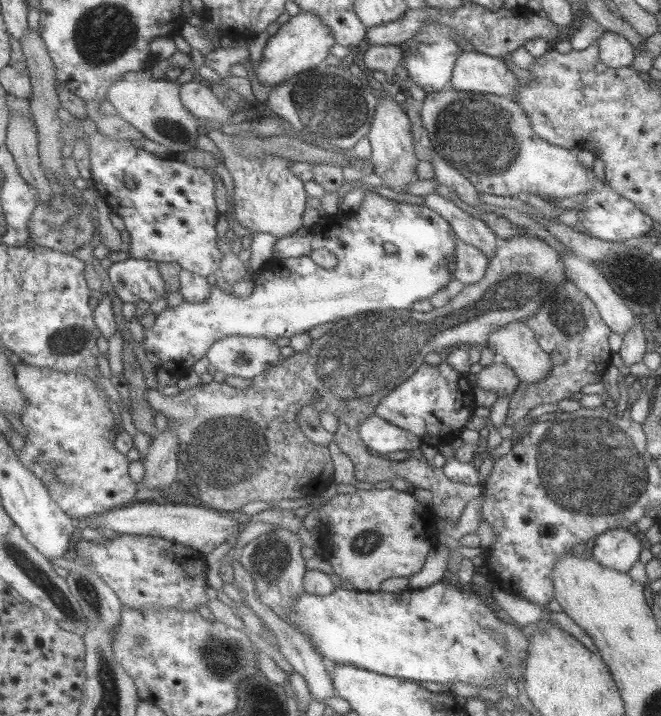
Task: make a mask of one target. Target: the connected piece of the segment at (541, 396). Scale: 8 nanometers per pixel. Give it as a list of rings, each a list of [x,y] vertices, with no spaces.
[[[569,279],[546,294],[543,305],[525,320],[525,324],[534,332],[537,344],[549,355],[553,365],[543,380],[533,384],[518,383],[510,396],[503,424],[511,427],[526,416],[531,408],[539,404],[558,403],[579,391],[585,384],[599,382],[613,353],[607,344],[607,338],[611,334],[609,327],[600,318],[593,302]]]

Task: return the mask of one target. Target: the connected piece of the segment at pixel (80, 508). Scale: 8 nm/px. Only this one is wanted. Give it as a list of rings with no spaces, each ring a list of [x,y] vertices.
[[[23,362],[17,363],[15,368],[19,388],[23,391],[23,394],[28,400],[28,406],[24,408],[24,413],[21,418],[27,432],[27,440],[24,442],[23,449],[17,452],[17,455],[19,455],[20,459],[27,465],[27,468],[30,468],[39,478],[41,478],[41,480],[43,480],[53,498],[62,506],[63,510],[69,513],[72,517],[80,519],[135,503],[135,494],[137,494],[139,485],[133,482],[133,478],[129,476],[129,459],[127,452],[119,451],[117,448],[116,442],[119,436],[118,433],[115,432],[116,418],[114,412],[111,412],[111,409],[108,407],[109,397],[105,392],[99,390],[93,380],[90,379],[90,376],[87,376],[86,374],[59,372],[51,368],[39,368]]]

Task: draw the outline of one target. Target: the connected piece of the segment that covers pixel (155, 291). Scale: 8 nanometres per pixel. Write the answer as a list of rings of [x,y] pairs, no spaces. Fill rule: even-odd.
[[[131,256],[126,261],[112,263],[106,275],[122,303],[136,305],[145,301],[151,305],[167,297],[167,286],[157,263]]]

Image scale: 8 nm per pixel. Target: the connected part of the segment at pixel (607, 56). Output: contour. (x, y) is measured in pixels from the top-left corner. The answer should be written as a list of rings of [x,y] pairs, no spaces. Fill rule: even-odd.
[[[603,31],[596,42],[598,57],[604,65],[609,68],[621,68],[632,64],[634,46],[623,35]]]

